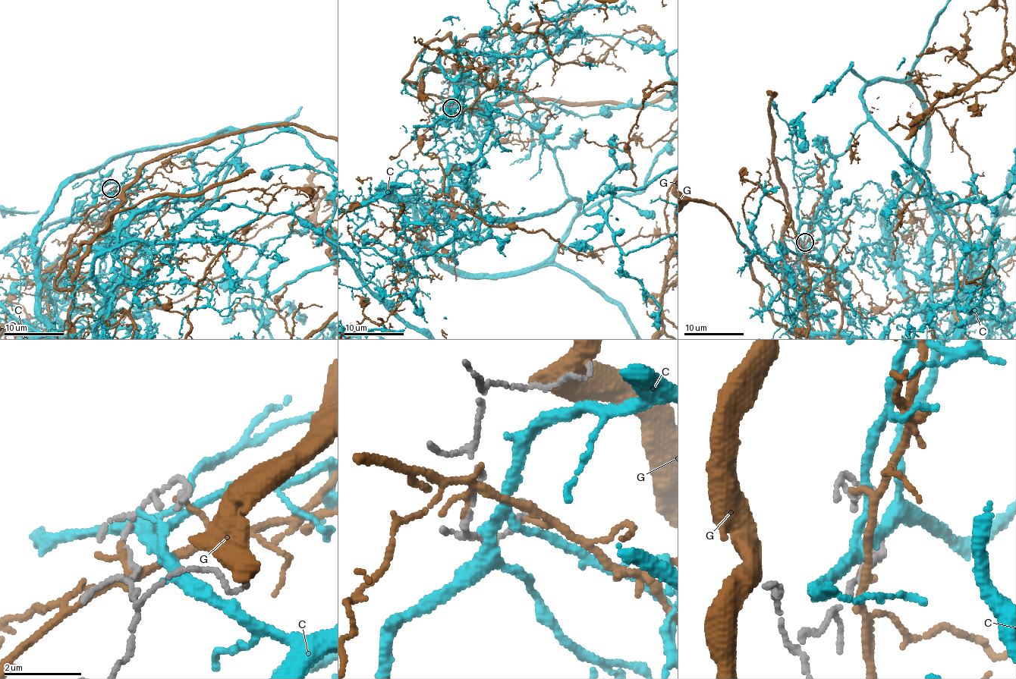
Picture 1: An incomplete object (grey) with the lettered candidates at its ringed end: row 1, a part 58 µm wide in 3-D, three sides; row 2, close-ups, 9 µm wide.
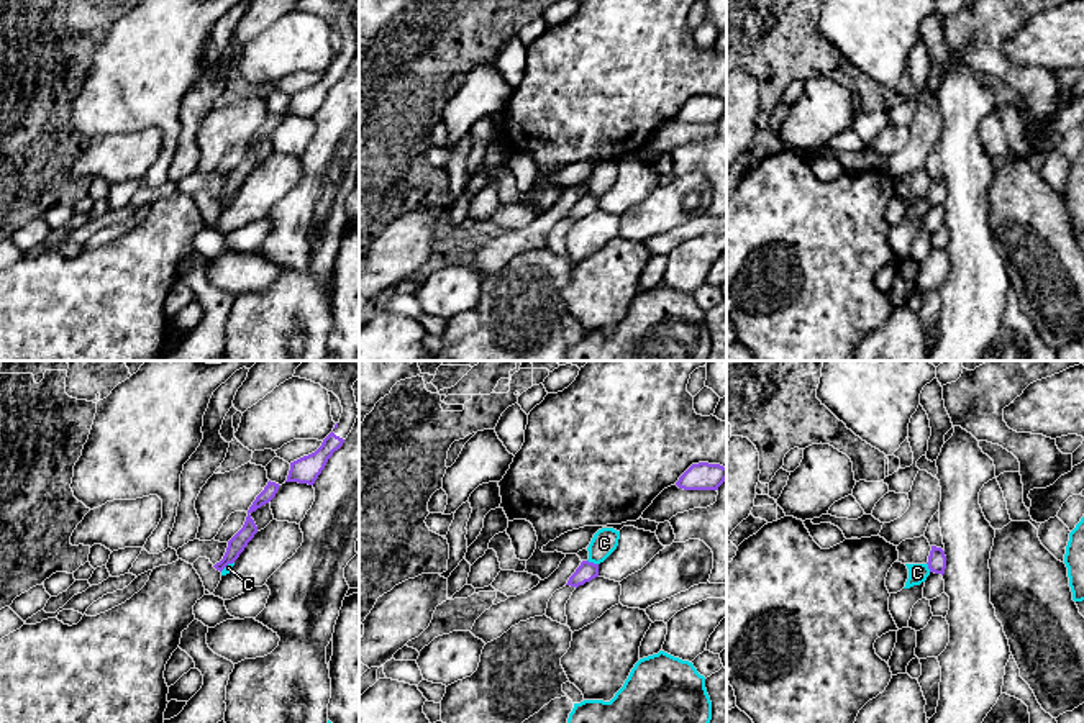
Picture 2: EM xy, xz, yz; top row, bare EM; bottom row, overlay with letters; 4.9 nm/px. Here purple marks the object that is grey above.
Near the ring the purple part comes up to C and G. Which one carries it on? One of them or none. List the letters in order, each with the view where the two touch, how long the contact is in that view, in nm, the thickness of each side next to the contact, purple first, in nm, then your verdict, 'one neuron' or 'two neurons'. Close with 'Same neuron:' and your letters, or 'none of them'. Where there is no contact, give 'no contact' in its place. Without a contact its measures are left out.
C: meets purple in xz; contact 60 nm long; 90 nm thick on the purple side, 120 nm on the other; two neurons
G: no contact; two neurons
Same neuron: none of them

